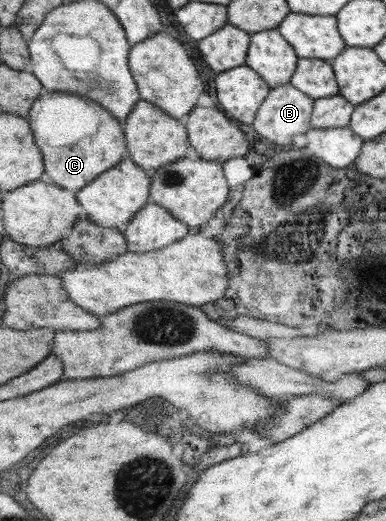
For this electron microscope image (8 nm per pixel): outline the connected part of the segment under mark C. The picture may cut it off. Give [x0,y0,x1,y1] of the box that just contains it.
[29,89,129,191]

